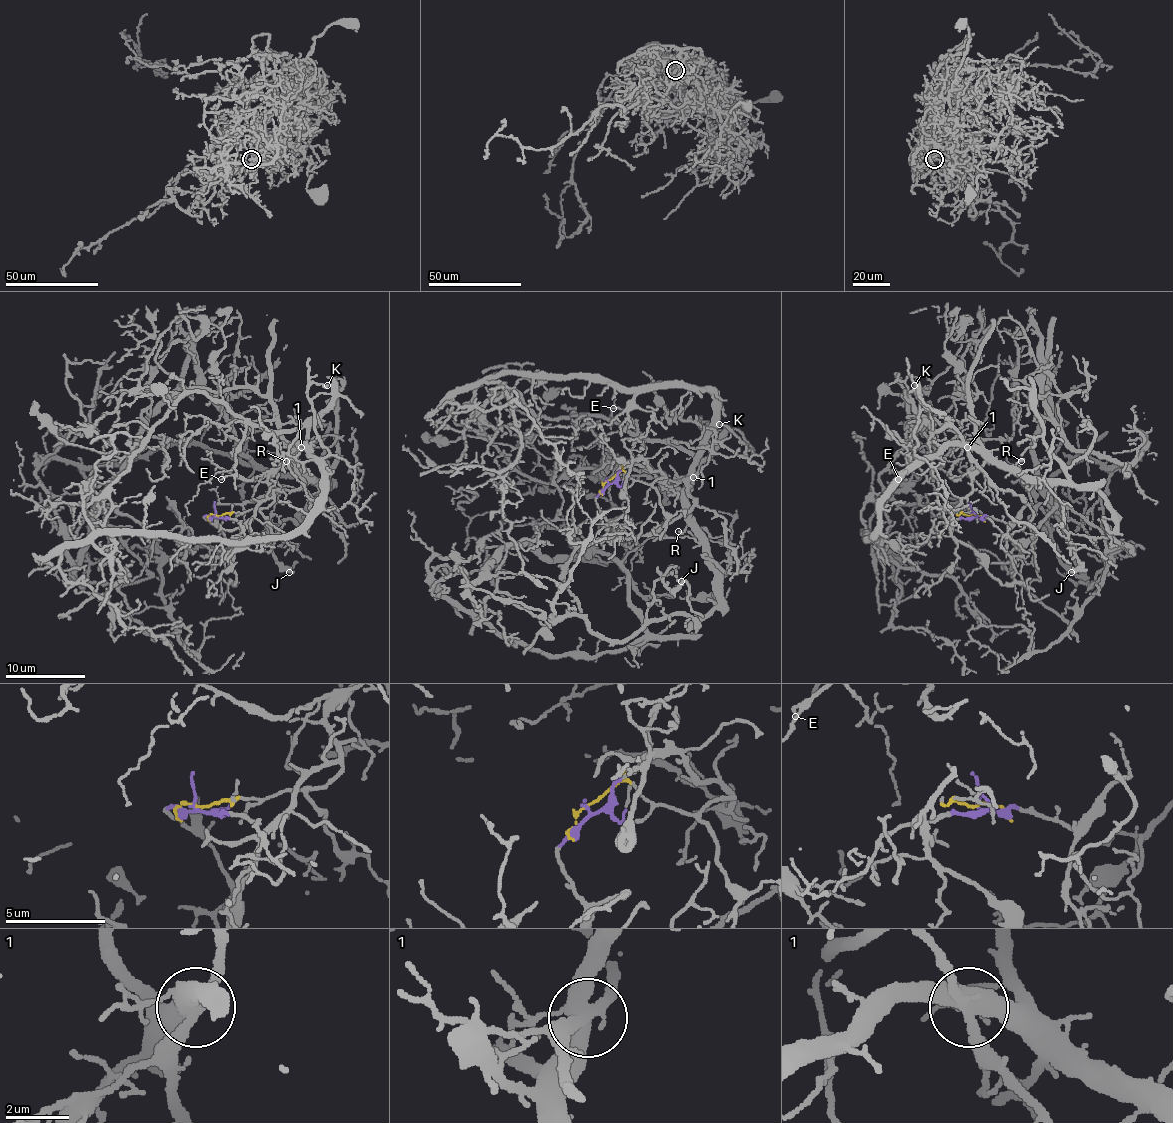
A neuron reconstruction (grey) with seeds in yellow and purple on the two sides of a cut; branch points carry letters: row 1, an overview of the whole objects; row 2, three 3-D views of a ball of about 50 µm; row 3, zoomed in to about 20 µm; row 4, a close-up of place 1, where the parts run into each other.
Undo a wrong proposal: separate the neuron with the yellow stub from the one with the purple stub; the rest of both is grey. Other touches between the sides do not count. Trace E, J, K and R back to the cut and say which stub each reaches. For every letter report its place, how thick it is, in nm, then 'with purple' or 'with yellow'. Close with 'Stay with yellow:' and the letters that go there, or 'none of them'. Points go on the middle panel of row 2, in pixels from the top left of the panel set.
E: at (613, 408); 130 nm thick; with purple
J: at (681, 581); 220 nm thick; with yellow
K: at (719, 424); 120 nm thick; with yellow
R: at (678, 531); 130 nm thick; with yellow
Stay with yellow: J, K, R

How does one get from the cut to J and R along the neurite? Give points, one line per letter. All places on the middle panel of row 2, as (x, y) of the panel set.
J: (606, 480), (622, 470), (666, 478), (714, 572), (718, 602), (696, 626), (646, 616), (656, 580), (682, 580)
R: (606, 480), (624, 470), (648, 484), (666, 478), (660, 482), (680, 498), (690, 522), (682, 532), (678, 530)

